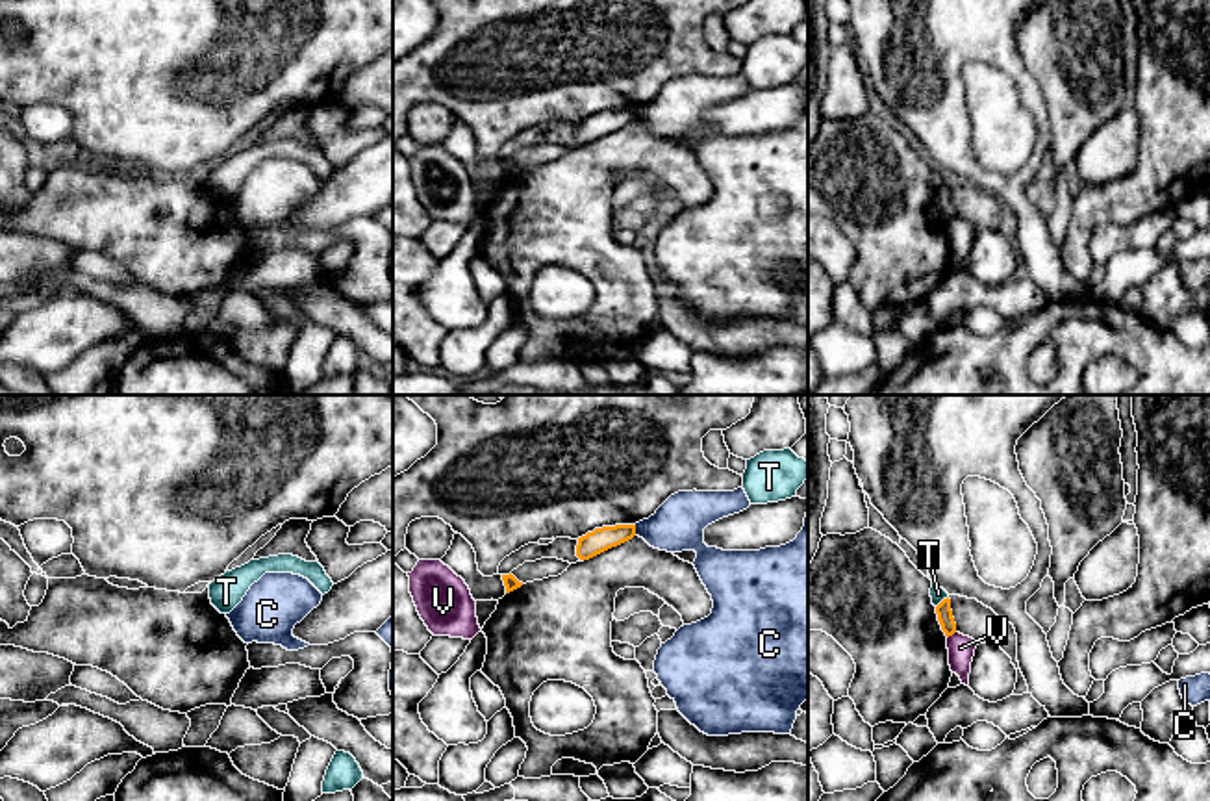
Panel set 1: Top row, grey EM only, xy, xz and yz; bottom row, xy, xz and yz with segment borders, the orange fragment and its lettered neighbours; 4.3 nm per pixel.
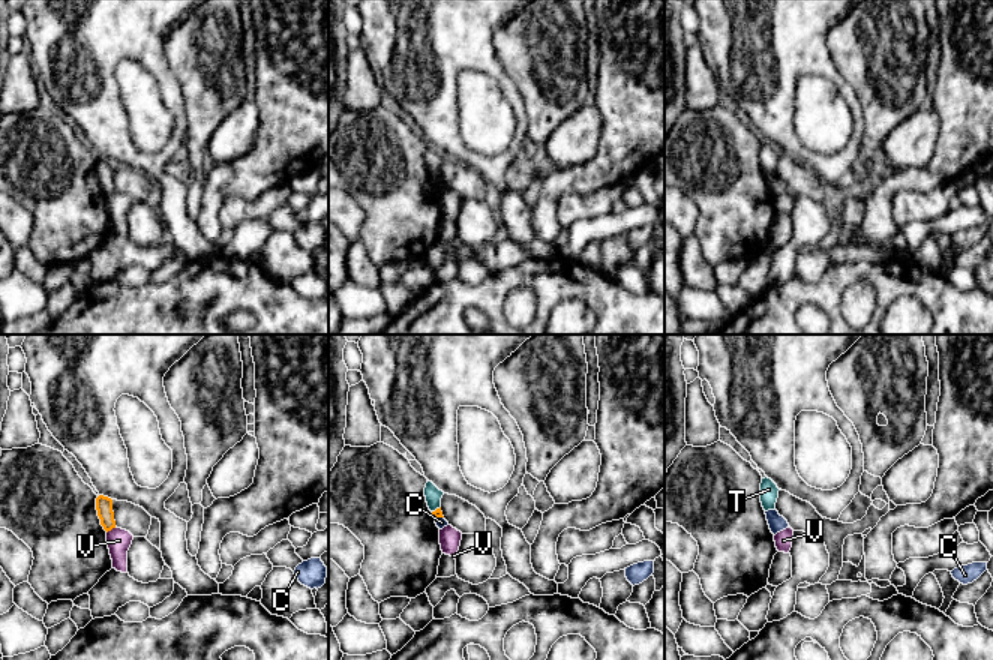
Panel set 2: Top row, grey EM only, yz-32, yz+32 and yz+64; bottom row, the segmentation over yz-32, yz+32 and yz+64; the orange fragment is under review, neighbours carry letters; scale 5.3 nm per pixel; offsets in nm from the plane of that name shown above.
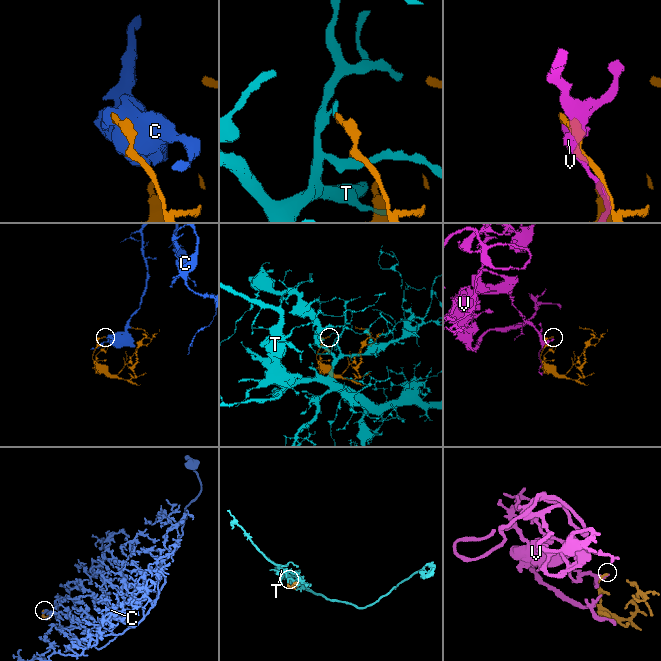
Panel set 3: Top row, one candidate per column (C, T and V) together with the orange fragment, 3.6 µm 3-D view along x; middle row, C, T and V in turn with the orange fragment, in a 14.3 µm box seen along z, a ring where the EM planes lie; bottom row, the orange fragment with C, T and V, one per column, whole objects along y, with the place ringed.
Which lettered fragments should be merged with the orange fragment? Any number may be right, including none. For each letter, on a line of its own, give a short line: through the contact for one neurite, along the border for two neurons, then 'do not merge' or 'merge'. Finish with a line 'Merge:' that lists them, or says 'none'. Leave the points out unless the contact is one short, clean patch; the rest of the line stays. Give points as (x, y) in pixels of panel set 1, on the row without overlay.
C: xz (634, 110), (636, 119) | do not merge
T: do not merge
V: do not merge
Merge: none

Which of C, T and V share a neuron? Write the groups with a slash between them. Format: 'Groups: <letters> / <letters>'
Groups: C / T / V

